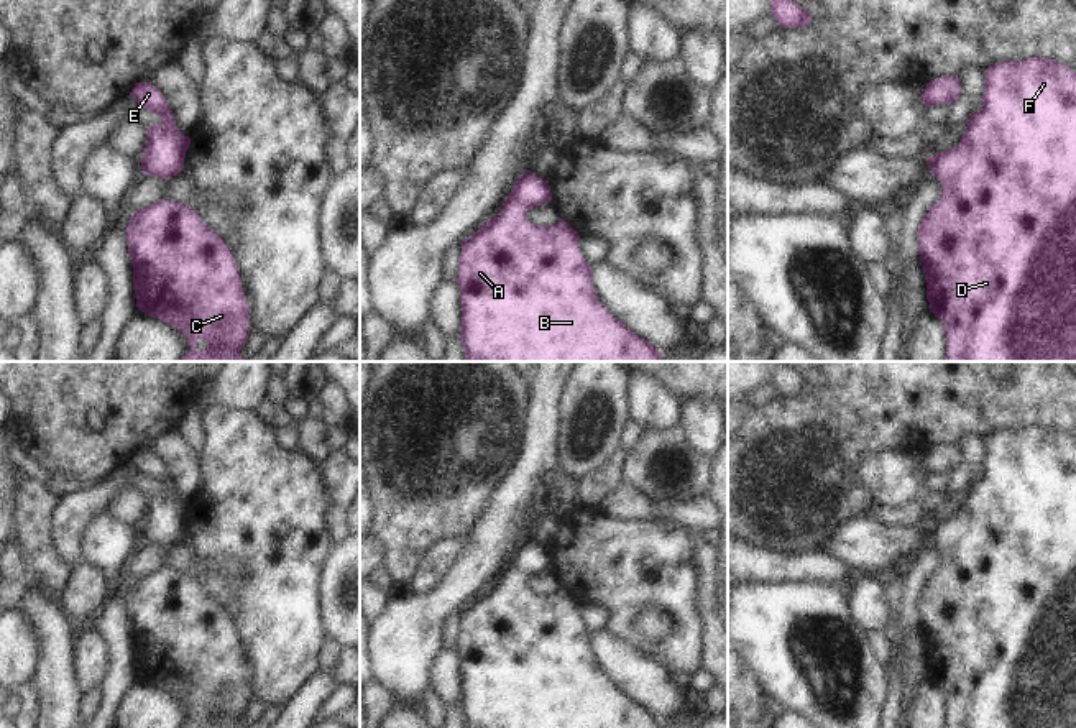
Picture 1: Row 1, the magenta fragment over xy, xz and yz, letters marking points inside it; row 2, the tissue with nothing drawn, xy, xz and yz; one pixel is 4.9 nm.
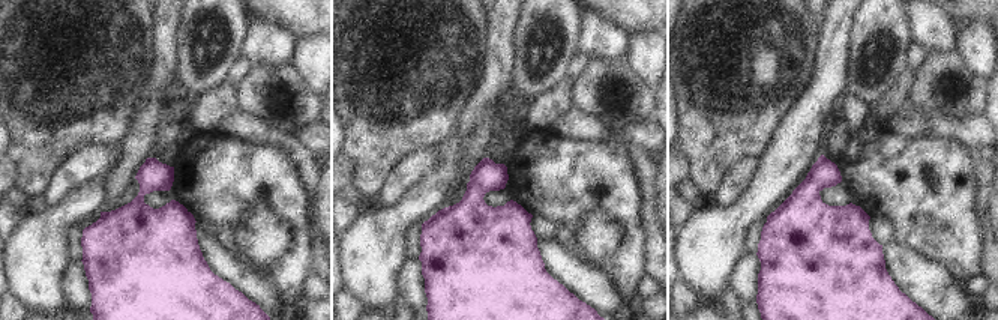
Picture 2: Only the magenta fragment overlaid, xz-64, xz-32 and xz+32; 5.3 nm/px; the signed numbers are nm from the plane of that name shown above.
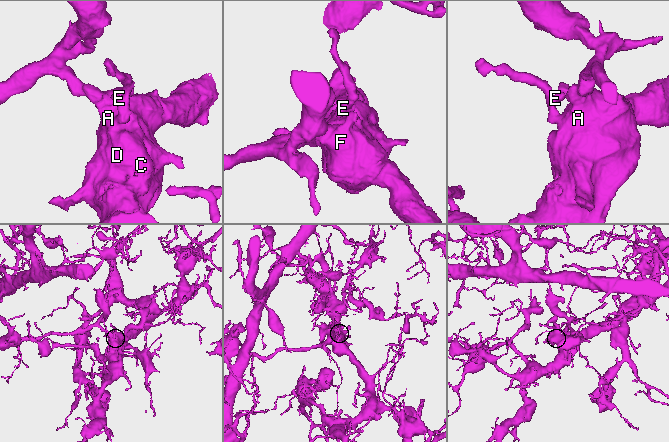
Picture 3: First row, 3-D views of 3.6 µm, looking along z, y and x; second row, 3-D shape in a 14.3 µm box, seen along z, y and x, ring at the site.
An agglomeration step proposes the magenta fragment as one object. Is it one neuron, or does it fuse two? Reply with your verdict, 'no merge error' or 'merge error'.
no merge error

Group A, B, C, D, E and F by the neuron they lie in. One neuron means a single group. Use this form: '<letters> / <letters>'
A B C D E F

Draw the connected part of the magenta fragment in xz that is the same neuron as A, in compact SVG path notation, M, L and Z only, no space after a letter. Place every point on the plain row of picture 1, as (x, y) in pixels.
M531 537L517 546L503 577L462 611L458 646L462 664L460 708L465 728L660 728L660 720L618 689L596 666L591 634L583 628L580 603L568 590L532 593L527 578L550 570L549 549Z

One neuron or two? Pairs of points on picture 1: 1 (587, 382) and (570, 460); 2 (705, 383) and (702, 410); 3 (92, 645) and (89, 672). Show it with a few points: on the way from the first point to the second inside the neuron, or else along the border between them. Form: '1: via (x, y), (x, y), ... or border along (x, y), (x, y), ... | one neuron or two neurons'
1: via (587, 401), (587, 441) | one neuron
2: border along (710, 398), (698, 396), (682, 401) | two neurons
3: via (91, 651), (91, 666) | one neuron

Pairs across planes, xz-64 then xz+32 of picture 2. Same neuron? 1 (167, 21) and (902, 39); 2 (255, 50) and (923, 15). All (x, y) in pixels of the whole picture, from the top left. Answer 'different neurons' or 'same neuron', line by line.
1: different neurons
2: same neuron

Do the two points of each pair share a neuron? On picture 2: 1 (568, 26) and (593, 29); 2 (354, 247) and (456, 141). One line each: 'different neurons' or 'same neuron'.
1: different neurons
2: same neuron

